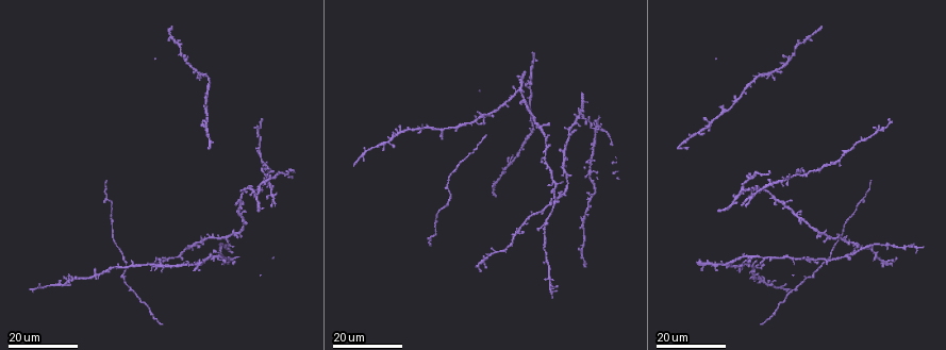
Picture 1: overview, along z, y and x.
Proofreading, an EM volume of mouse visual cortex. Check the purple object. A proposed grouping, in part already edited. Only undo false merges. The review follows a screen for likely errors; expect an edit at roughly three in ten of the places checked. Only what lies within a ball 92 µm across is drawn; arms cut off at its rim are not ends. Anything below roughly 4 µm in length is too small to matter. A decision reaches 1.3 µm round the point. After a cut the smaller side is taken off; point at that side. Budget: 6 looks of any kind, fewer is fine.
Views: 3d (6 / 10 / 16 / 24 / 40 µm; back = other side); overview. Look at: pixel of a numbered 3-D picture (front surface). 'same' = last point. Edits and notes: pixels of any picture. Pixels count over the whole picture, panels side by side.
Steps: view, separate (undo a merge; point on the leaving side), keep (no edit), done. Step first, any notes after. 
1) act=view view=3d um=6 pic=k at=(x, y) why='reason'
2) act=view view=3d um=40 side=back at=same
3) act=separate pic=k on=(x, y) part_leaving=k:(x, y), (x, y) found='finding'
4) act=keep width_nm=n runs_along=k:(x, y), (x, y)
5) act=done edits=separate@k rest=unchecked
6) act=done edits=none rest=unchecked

act=view view=3d um=16 pic=1 at=(591, 173) why='looks like a crossing'

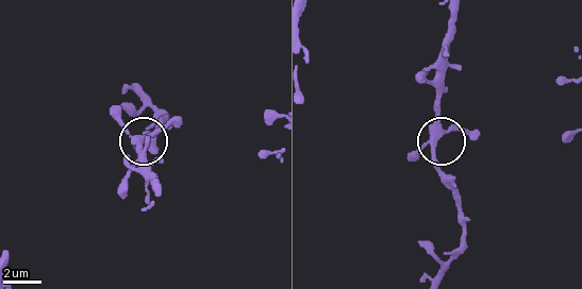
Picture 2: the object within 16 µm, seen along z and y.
act=view view=3d um=6 pic=2 at=(446, 131)

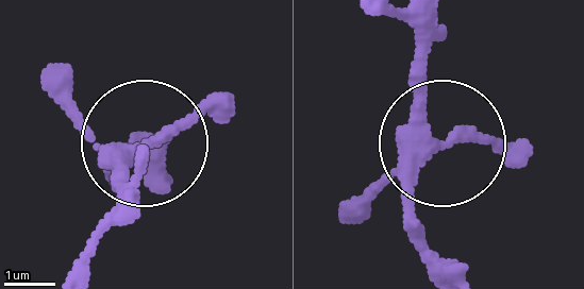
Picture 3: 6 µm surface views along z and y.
act=keep found='all the same neuron'

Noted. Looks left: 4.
act=view view=3d um=16 pic=1 at=(740, 195) why='four arms meet'

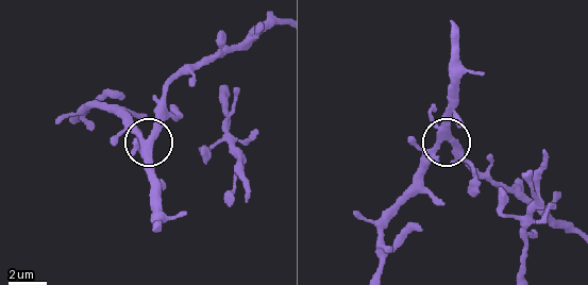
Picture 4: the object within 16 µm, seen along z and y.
act=view view=3d um=6 pic=4 at=(150, 143)

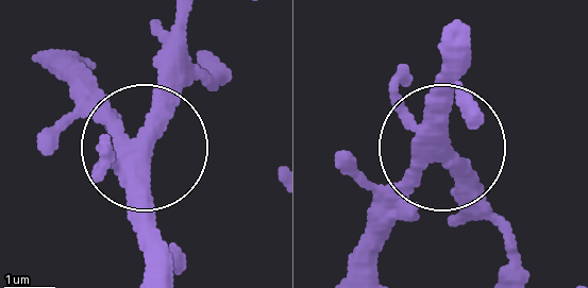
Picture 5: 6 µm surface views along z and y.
act=keep width_nm=360 found='one neuron here'

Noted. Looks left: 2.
act=view view=3d um=16 pic=1 at=(849, 254)

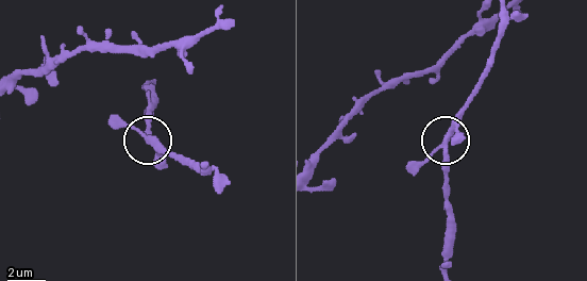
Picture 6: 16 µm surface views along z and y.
act=view view=3d um=6 pic=6 at=(445, 143)

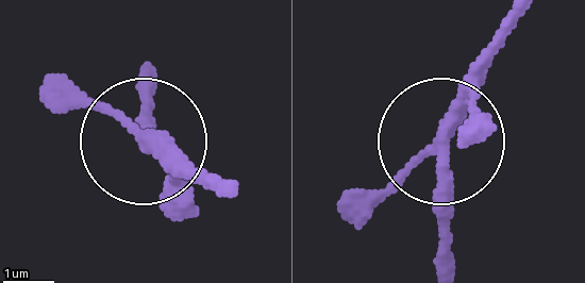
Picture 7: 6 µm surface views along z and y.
act=keep side_arm_um=24 found='continuous, no second neuron'

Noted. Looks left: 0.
act=done edits=none rest=unchecked

